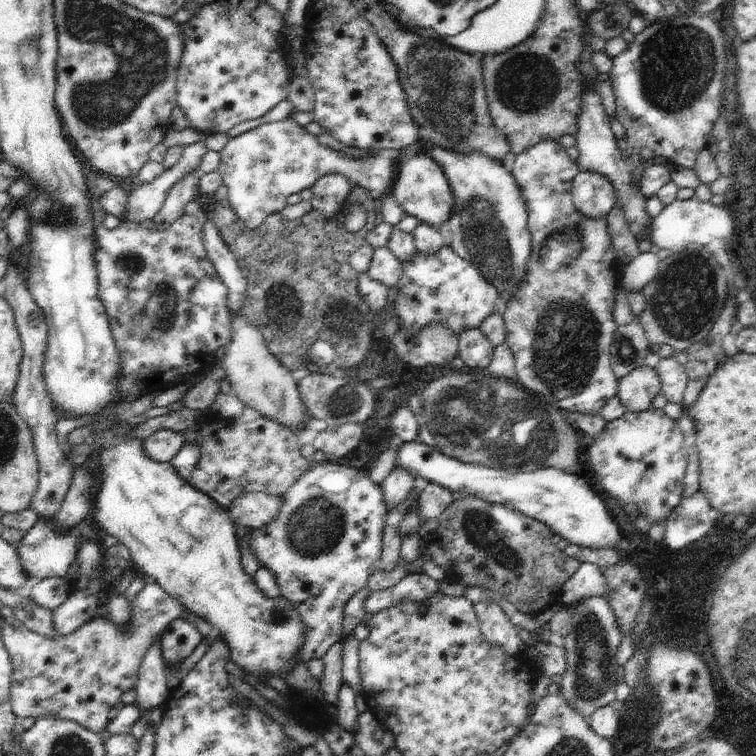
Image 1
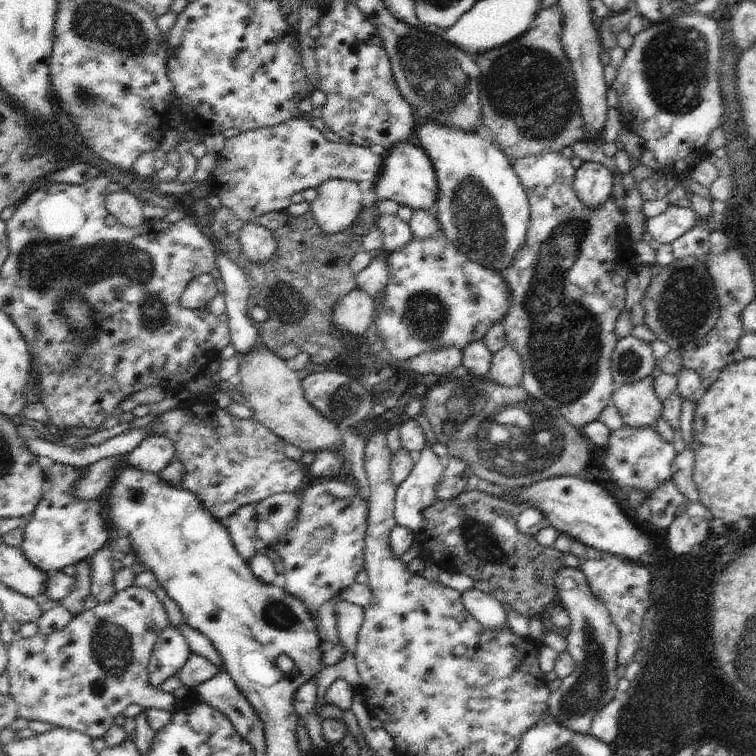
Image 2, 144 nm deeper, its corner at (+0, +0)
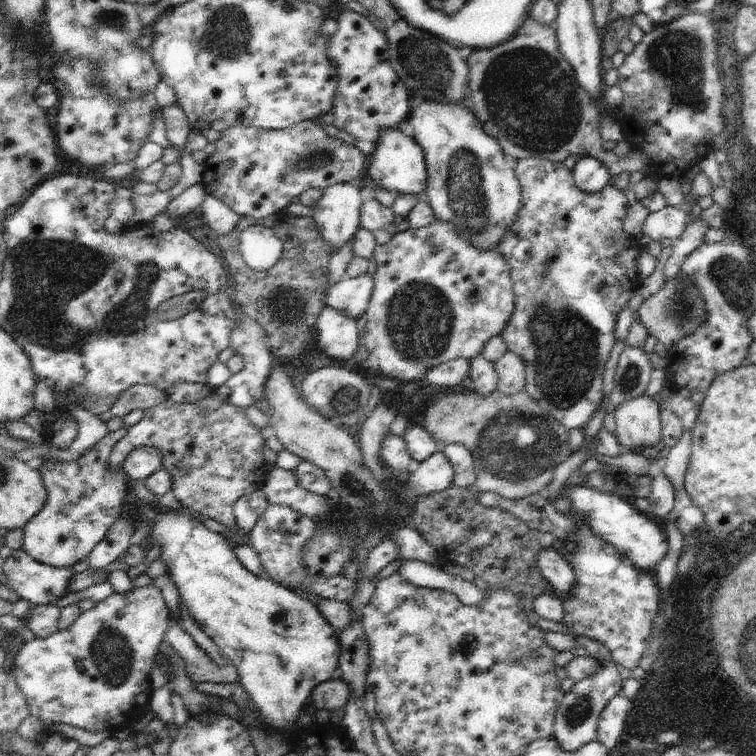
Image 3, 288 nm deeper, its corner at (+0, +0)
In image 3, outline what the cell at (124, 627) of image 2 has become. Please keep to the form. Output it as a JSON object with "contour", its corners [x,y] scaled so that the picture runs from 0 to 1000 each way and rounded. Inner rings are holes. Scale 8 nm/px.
{"contour":[[[194,775],[176,778],[168,786],[147,786],[123,807],[107,812],[91,833],[78,833],[62,847],[46,844],[44,849],[33,849],[15,889],[38,929],[38,942],[60,958],[83,955],[123,971],[136,966],[144,968],[165,955],[179,958],[189,944],[194,944],[200,926],[200,910],[194,905],[194,897],[200,894],[194,892],[200,892],[197,884],[205,878],[202,868],[208,865],[210,849],[218,847],[216,839],[221,839],[224,831],[224,812],[210,783],[210,775]]]}

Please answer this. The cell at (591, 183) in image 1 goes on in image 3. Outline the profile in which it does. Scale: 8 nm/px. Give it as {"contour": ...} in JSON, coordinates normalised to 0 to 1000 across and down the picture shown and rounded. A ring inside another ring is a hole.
{"contour":[[[779,206],[763,209],[763,217],[758,220],[755,228],[761,249],[766,249],[774,257],[792,257],[808,238],[803,220],[795,212]]]}

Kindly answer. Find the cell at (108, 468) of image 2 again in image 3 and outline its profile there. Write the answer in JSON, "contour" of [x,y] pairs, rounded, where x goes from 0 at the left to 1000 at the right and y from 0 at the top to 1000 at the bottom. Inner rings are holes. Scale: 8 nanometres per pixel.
{"contour":[[[279,519],[269,529],[255,534],[229,534],[224,529],[192,542],[189,553],[171,566],[171,574],[160,579],[144,601],[144,622],[155,624],[165,614],[171,598],[200,590],[216,598],[216,622],[226,627],[226,651],[242,672],[253,672],[271,685],[282,685],[290,693],[308,696],[308,667],[332,651],[351,643],[353,627],[364,614],[353,614],[348,606],[353,569],[340,566],[324,550],[324,540],[292,534],[287,521]]]}

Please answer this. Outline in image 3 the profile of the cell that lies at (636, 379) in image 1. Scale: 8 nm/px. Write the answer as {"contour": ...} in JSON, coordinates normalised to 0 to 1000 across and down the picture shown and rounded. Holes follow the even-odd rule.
{"contour":[[[856,521],[813,540],[813,577],[832,598],[864,593],[874,582],[874,540]]]}

